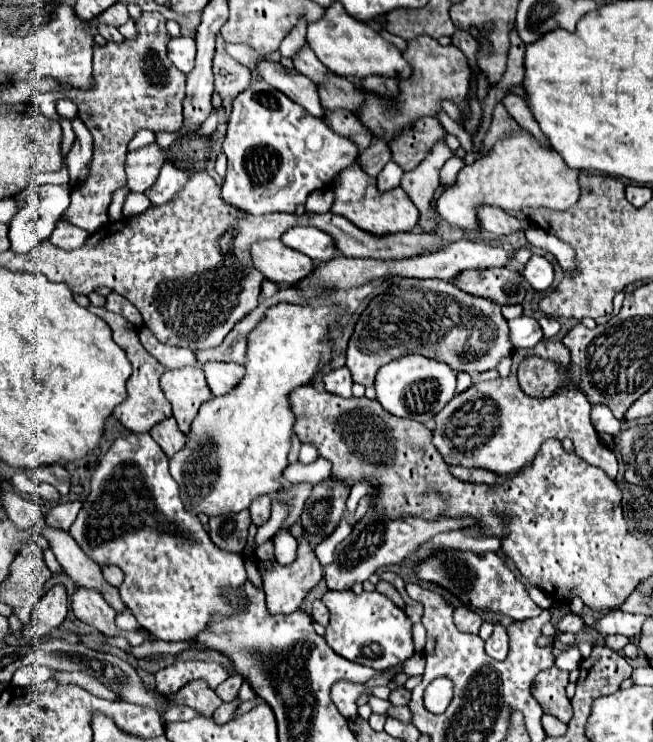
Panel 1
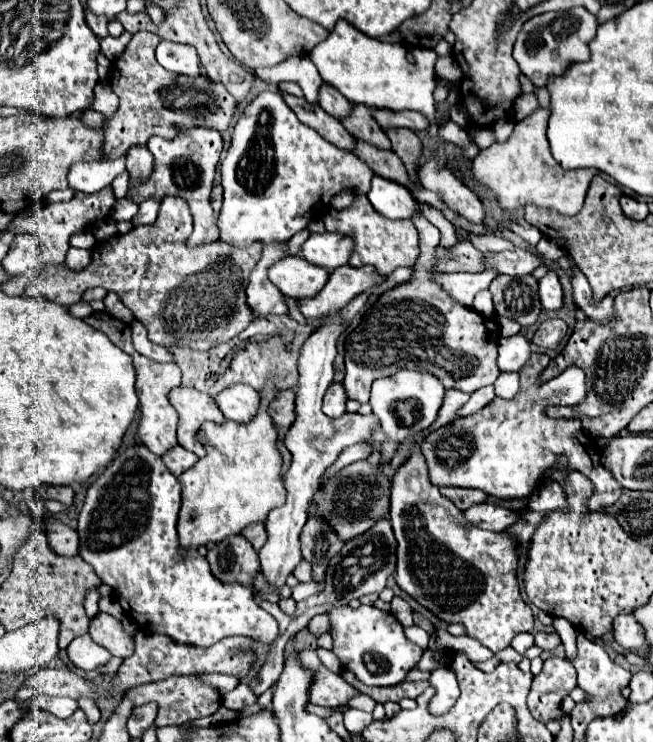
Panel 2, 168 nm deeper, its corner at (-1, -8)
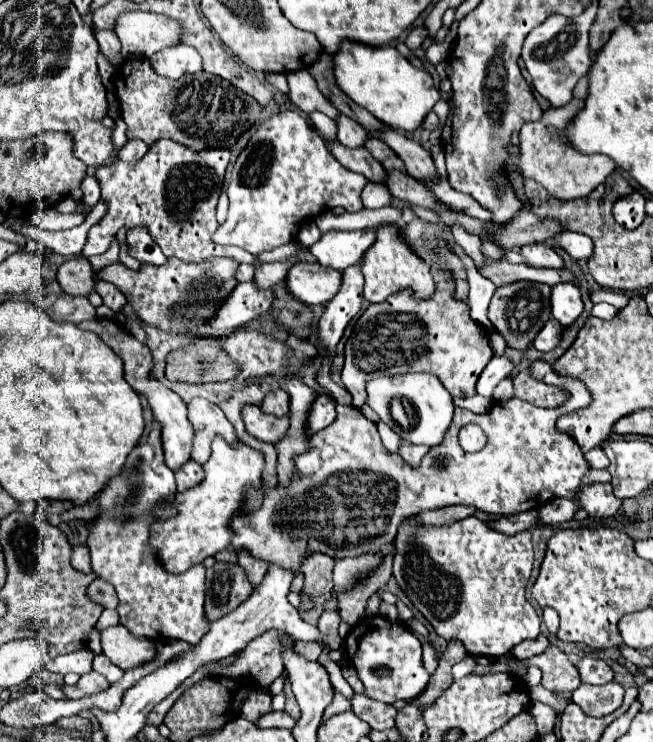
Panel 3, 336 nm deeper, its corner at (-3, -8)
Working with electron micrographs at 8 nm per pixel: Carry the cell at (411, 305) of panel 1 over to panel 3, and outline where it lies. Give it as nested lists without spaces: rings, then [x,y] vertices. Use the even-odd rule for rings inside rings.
[[[438,262],[432,264],[430,274],[436,284],[436,292],[430,298],[420,300],[412,290],[400,290],[390,294],[386,302],[370,304],[358,318],[346,342],[346,364],[342,370],[342,382],[352,394],[356,408],[366,404],[366,382],[382,374],[430,372],[440,378],[452,396],[466,398],[476,394],[476,382],[494,356],[488,332],[470,318],[470,306],[454,296],[456,282],[452,274]]]

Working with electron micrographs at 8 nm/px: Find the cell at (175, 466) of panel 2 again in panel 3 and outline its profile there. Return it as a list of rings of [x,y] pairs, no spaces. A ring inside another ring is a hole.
[[[188,460],[186,464],[182,464],[178,470],[176,470],[176,484],[178,484],[178,492],[182,490],[188,490],[192,486],[196,486],[200,482],[200,478],[204,478],[204,472],[202,472],[202,466],[194,460]]]

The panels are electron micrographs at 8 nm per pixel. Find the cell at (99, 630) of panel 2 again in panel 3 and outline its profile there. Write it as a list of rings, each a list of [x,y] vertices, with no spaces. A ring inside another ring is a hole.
[[[110,626],[102,630],[102,652],[122,670],[140,666],[154,658],[154,640],[144,636],[134,636],[126,626]]]

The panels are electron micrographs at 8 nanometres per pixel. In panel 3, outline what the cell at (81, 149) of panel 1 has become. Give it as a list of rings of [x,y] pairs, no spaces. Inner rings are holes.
[[[94,174],[84,176],[84,180],[80,184],[80,190],[84,192],[84,202],[88,202],[90,208],[100,200],[100,182],[98,182],[98,178]]]

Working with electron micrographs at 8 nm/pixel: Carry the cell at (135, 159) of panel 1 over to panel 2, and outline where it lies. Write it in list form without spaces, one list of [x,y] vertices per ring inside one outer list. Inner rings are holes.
[[[132,146],[126,154],[126,170],[134,180],[146,180],[152,172],[152,154],[146,146]]]

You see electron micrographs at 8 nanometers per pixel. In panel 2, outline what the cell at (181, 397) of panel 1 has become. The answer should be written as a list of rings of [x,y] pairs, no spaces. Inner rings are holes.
[[[178,386],[170,392],[170,404],[178,410],[180,414],[180,424],[178,424],[178,442],[194,452],[198,458],[204,454],[204,446],[198,442],[196,434],[202,428],[206,420],[212,420],[216,424],[222,424],[226,418],[220,412],[218,404],[214,398],[208,398],[208,394],[198,392],[194,388],[184,388]]]

